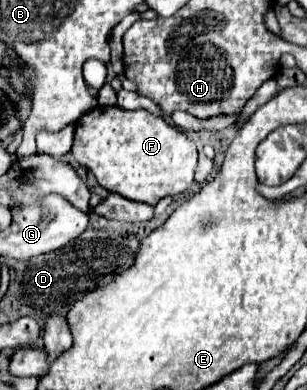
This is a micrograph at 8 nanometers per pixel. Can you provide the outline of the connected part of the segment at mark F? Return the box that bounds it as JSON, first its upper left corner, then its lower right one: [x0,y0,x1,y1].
[71,105,197,205]

